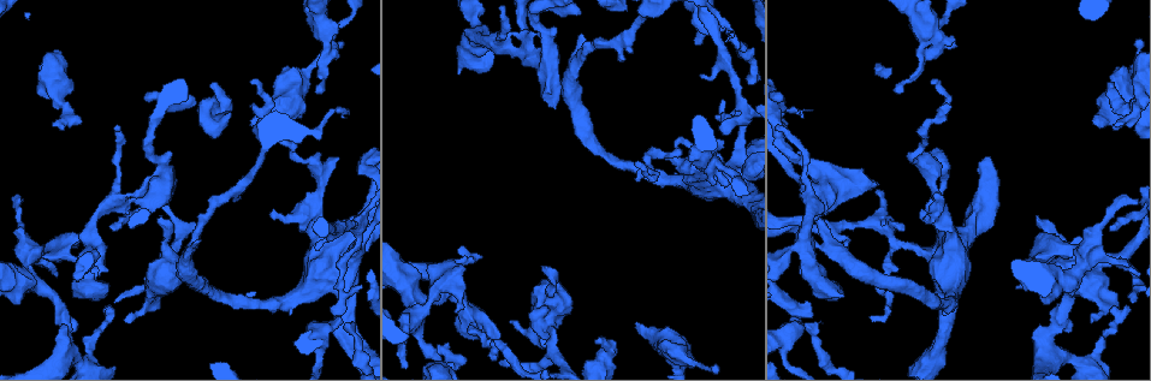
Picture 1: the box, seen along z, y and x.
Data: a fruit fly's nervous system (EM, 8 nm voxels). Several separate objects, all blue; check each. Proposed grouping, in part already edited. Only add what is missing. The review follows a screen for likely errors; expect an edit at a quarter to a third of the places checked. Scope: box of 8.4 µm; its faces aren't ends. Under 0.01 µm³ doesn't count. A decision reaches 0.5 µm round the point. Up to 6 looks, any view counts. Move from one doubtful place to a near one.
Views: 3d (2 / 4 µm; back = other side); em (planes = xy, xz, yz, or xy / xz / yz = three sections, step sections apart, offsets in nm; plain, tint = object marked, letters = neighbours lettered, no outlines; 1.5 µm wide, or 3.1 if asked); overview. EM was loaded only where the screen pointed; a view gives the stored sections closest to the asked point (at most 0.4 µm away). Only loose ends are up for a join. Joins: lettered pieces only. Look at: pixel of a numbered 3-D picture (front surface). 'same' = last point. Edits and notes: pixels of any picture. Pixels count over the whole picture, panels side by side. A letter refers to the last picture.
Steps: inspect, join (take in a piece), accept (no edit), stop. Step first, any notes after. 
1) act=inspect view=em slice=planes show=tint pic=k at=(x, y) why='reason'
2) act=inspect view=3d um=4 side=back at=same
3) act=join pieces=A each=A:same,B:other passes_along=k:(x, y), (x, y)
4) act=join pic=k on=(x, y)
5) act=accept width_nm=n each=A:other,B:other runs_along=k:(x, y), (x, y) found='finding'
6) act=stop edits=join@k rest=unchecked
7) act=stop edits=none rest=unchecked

act=inspect view=em slice=planes show=letters pic=1 at=(1114, 126) why='branch stops here'

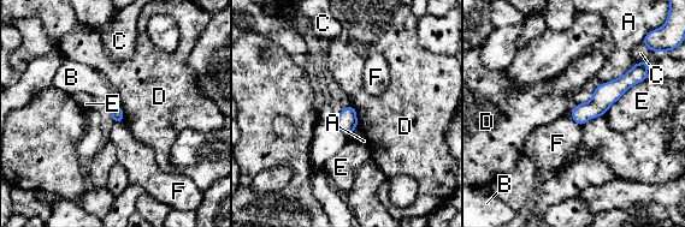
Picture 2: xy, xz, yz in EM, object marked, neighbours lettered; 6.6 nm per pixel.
act=accept each=A:other,B:other,C:other,D:other,E:other,F:other border=2:(350, 105), (355, 112), (356, 127) found='no lettered piece goes on from it'

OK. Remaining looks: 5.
act=inspect view=em slice=planes show=plain pic=1 at=(1093, 122) why='branch stops here'

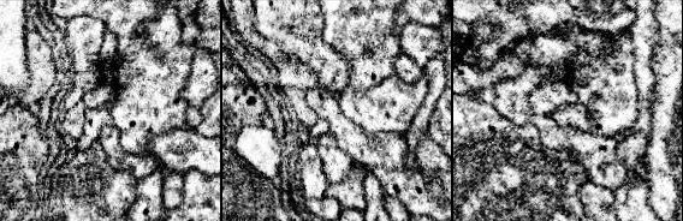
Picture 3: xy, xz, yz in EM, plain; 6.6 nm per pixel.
act=inspect view=em slice=planes show=letters at=same

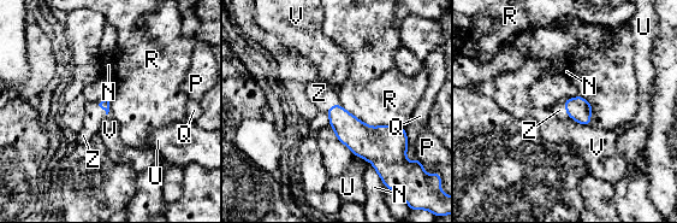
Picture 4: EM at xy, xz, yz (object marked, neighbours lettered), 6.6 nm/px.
act=join pieces=Z each=N:other,P:other,Q:other,R:other,U:other,V:other,Z:same passes_along=4:(105, 104), (101, 107), (93, 117) found='it goes on there'

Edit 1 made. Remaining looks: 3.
act=inspect view=overview why='redraw'

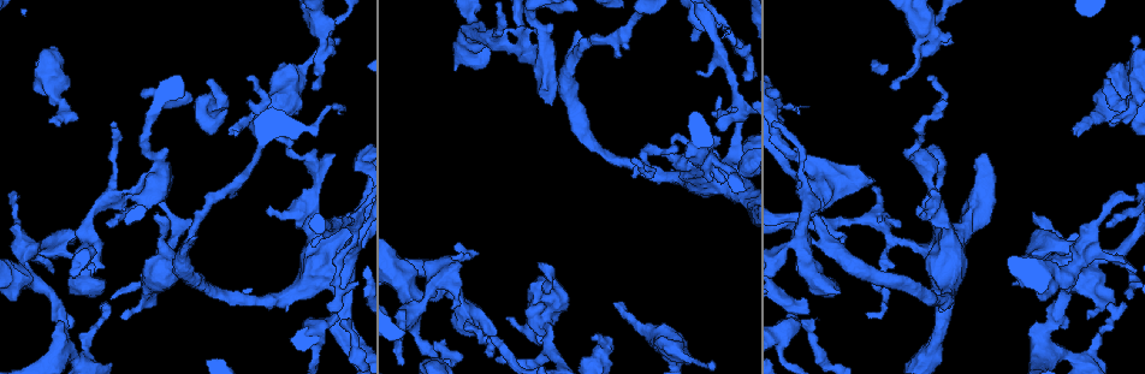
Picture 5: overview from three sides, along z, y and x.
act=inspect view=3d um=4 pic=5 at=(155, 215) why='branch stops here'

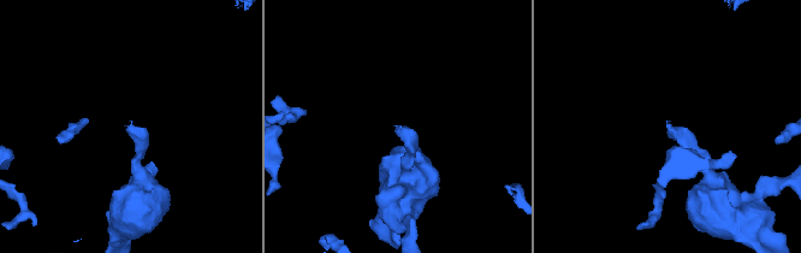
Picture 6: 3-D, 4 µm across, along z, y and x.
act=inspect view=em slice=planes show=letters pic=6 at=(131, 128) why='now the EM'

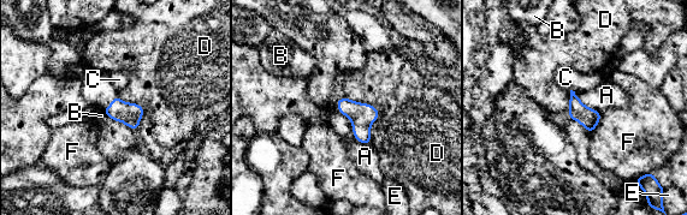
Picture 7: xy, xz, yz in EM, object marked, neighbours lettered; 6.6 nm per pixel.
act=accept width_nm=130 each=A:other,B:other,C:other,D:other,E:other,F:other border=7:(338, 112), (369, 144) found='no lettered piece goes on from it'

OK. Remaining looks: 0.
act=stop edits=join@4 rest=unchecked

